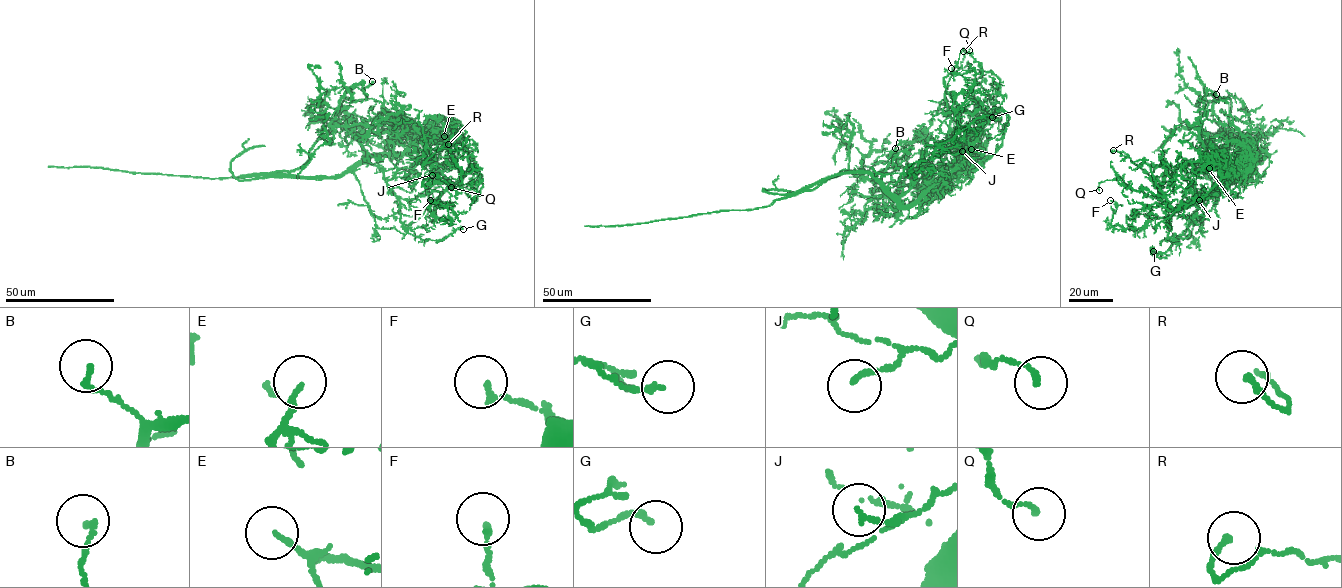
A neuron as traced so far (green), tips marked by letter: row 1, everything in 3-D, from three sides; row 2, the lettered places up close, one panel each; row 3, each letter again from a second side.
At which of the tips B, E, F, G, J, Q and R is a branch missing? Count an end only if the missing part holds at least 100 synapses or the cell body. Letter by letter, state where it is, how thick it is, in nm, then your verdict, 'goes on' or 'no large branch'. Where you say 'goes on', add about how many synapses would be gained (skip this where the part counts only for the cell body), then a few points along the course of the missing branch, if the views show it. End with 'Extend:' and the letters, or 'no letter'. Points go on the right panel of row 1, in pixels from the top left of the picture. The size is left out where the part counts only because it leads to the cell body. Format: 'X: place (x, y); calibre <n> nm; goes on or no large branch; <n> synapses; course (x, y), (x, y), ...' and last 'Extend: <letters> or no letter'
B: place (1216, 94); calibre 150 nm; no large branch
E: place (1209, 168); calibre 140 nm; no large branch
F: place (1110, 200); calibre 170 nm; no large branch
G: place (1153, 251); calibre 160 nm; no large branch
J: place (1199, 200); calibre 150 nm; no large branch
Q: place (1099, 190); calibre 150 nm; no large branch
R: place (1113, 150); calibre 150 nm; no large branch
Extend: no letter

